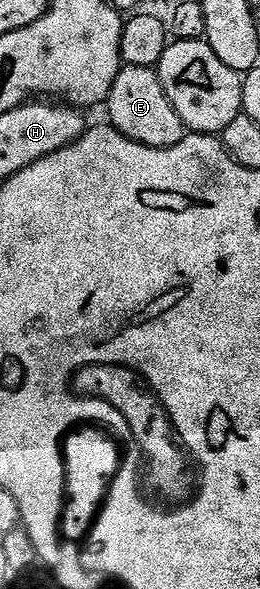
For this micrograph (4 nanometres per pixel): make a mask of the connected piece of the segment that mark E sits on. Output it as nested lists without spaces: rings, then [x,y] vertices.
[[[122,65],[109,93],[107,109],[108,121],[118,132],[151,148],[167,148],[179,144],[179,140],[183,140],[187,133],[179,112],[175,112],[171,100],[167,100],[161,78],[153,68]]]

